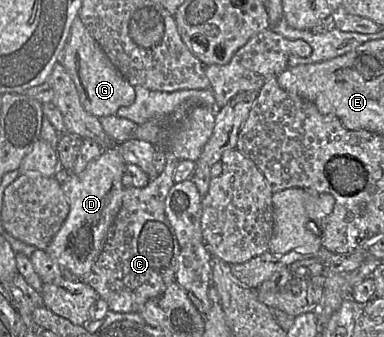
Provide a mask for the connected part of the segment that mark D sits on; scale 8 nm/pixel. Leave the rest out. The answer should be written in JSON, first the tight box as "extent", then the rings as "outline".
{"extent":[46,147,126,277],"outline":[[[117,147],[103,150],[102,154],[90,162],[87,167],[78,174],[71,173],[61,187],[69,202],[70,210],[61,228],[46,247],[46,253],[62,268],[66,268],[79,277],[87,275],[96,258],[101,253],[110,228],[118,214],[124,194],[122,176],[126,166]]]}

